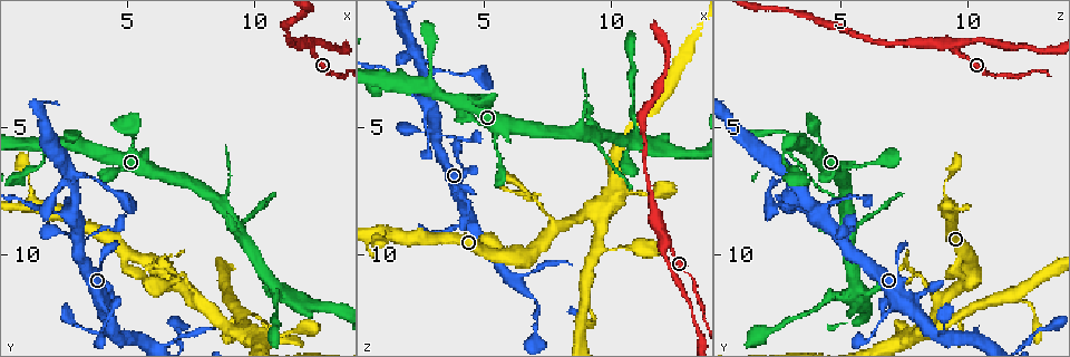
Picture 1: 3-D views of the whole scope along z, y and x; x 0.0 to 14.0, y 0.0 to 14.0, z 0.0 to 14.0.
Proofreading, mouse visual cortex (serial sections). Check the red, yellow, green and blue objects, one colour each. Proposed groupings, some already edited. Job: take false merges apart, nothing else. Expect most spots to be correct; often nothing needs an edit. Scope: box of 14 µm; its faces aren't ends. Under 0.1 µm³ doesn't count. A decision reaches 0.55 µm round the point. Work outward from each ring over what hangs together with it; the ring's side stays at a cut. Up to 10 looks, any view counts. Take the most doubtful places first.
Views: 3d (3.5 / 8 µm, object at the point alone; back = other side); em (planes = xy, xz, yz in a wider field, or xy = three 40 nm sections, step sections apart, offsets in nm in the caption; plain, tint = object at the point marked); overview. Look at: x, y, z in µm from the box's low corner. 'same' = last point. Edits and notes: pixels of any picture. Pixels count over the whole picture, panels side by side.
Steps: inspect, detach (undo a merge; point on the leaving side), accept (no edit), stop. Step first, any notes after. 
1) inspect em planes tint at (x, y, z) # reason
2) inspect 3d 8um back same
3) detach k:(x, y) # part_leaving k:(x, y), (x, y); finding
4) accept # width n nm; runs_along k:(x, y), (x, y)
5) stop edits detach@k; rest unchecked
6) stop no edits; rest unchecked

inspect 3d 3.5um back at (10.8, 11.6, 4.8) # a narrow waist

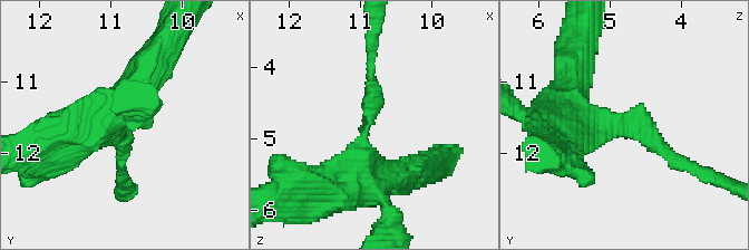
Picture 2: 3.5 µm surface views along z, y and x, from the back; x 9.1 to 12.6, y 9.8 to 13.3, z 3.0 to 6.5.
inspect em planes tint at (10.90, 11.55, 4.80) # arm_widths 200, 400 nm

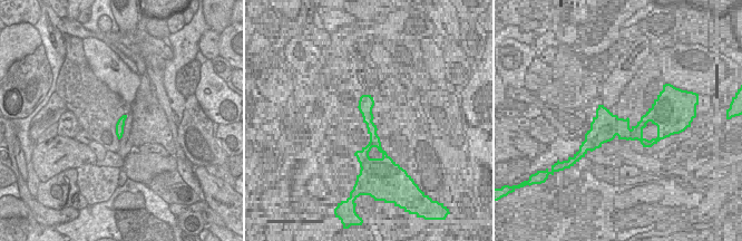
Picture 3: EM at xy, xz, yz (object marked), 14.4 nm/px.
accept # continuous, no second cell

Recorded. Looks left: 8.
inspect 3d 3.5um at (12.2, 1.7, 9.5) # three-way junction

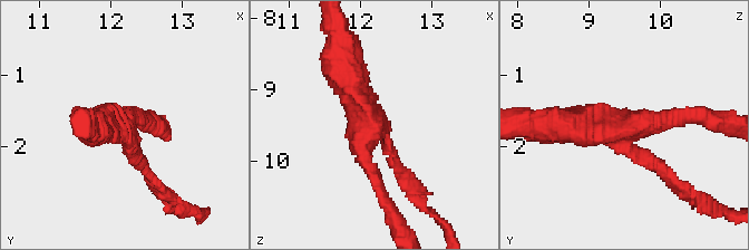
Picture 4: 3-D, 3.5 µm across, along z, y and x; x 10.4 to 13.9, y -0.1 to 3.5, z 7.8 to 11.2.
inspect em xy step 3 tint at (12.25, 1.80, 9.45) # arms 3; arm_widths 150, 200, 400 nm; shape alone is not enough

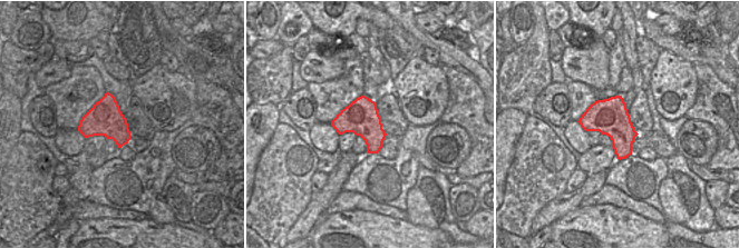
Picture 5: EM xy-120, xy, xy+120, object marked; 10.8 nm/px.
accept # runs_along 4:(399, 170), (341, 61); continuous, no second cell

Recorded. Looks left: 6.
inspect 3d 8um back at (2.8, 6.8, 3.0)

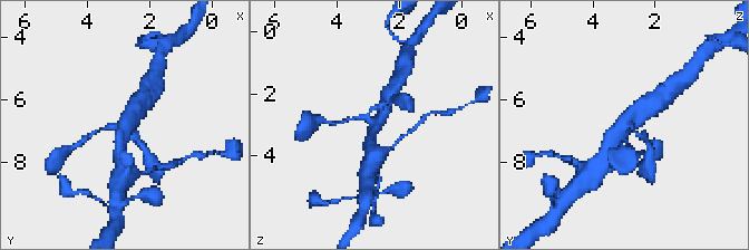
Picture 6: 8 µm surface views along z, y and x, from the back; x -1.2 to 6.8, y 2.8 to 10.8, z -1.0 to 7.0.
inspect em xy step 3 tint at (2.7, 6.8, 3.1) # arms 4; arm_widths 100, 150, 350, 400 nm; shape alone is not enough

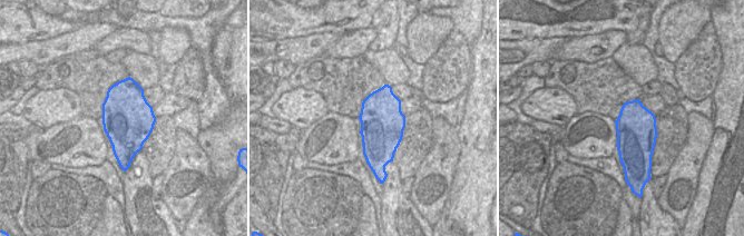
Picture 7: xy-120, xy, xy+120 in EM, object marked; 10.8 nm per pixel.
accept # runs_along 6:(606, 151), (626, 119), (645, 106); all the same cell

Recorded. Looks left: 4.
inspect 3d 3.5um back at (4.9, 10.3, 9.6) # abrupt turn

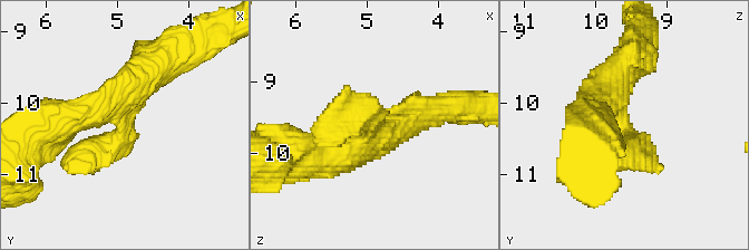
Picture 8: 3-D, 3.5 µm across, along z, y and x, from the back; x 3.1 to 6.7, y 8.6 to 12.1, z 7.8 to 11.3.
inspect em xy step 2 tint at (4.95, 10.35, 9.65)

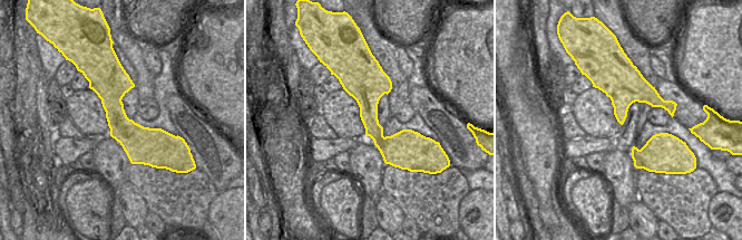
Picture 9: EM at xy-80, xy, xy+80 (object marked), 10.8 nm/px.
accept # runs_along 8:(147, 69), (75, 162); all the same cell

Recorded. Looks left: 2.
stop no edits; rest unchecked

